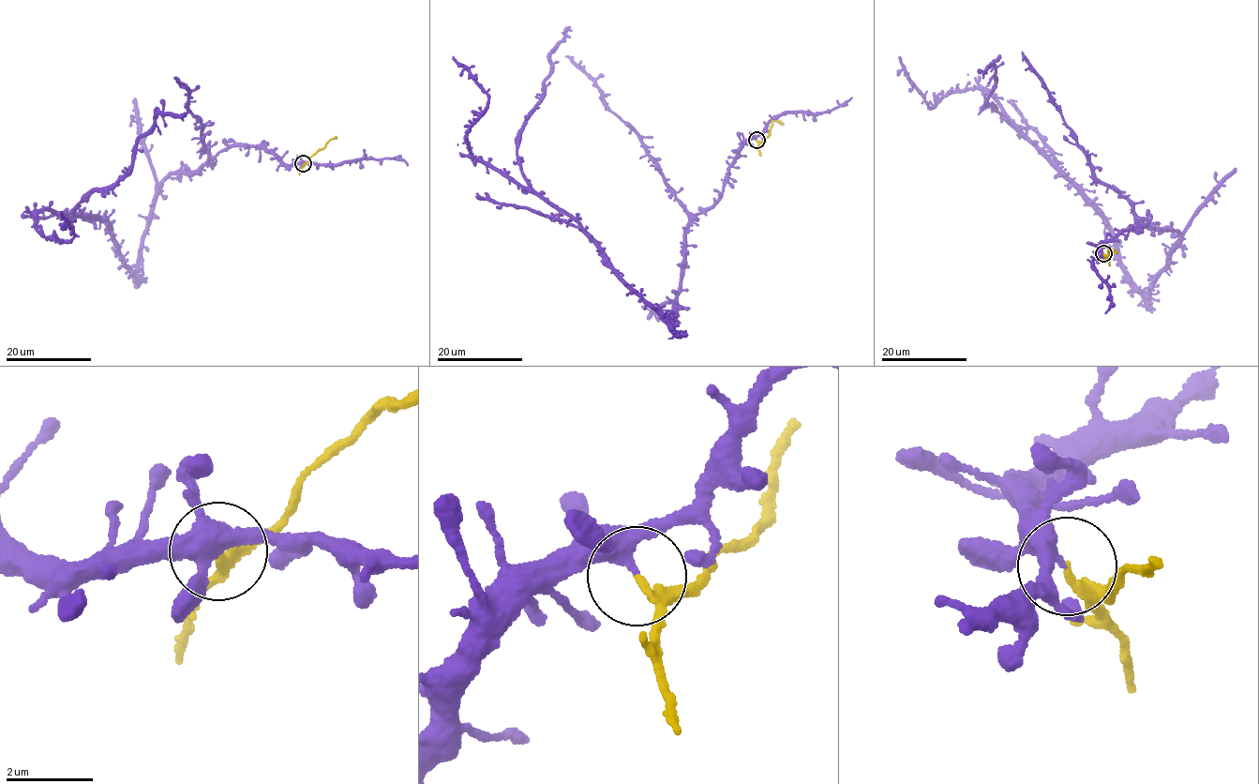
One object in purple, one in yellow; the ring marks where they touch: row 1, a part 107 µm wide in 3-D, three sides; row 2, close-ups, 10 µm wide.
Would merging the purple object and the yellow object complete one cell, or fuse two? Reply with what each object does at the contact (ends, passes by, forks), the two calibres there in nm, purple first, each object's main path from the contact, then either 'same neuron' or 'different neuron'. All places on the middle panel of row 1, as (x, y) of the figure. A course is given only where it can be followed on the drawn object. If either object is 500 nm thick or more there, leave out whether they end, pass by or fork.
purple forks | yellow passes by | 240/170 nm | purple via (756, 140), (692, 220), (670, 324), (522, 172), (517, 143), (571, 30) | yellow via (756, 140), (762, 141), (769, 135), (773, 121), (784, 125) | different neuron

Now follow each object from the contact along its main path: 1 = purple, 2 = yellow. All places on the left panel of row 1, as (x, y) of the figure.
1: (303, 163), (239, 144), (168, 176), (129, 269), (109, 221), (73, 211), (125, 173), (154, 115), (187, 111)
2: (303, 163), (307, 162), (328, 141), (337, 138)

